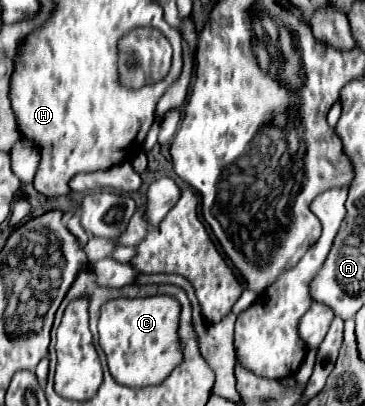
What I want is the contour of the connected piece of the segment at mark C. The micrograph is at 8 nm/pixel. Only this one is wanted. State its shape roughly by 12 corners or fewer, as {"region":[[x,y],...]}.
{"region":[[119,298],[100,311],[114,380],[163,382],[181,362],[179,304]]}

